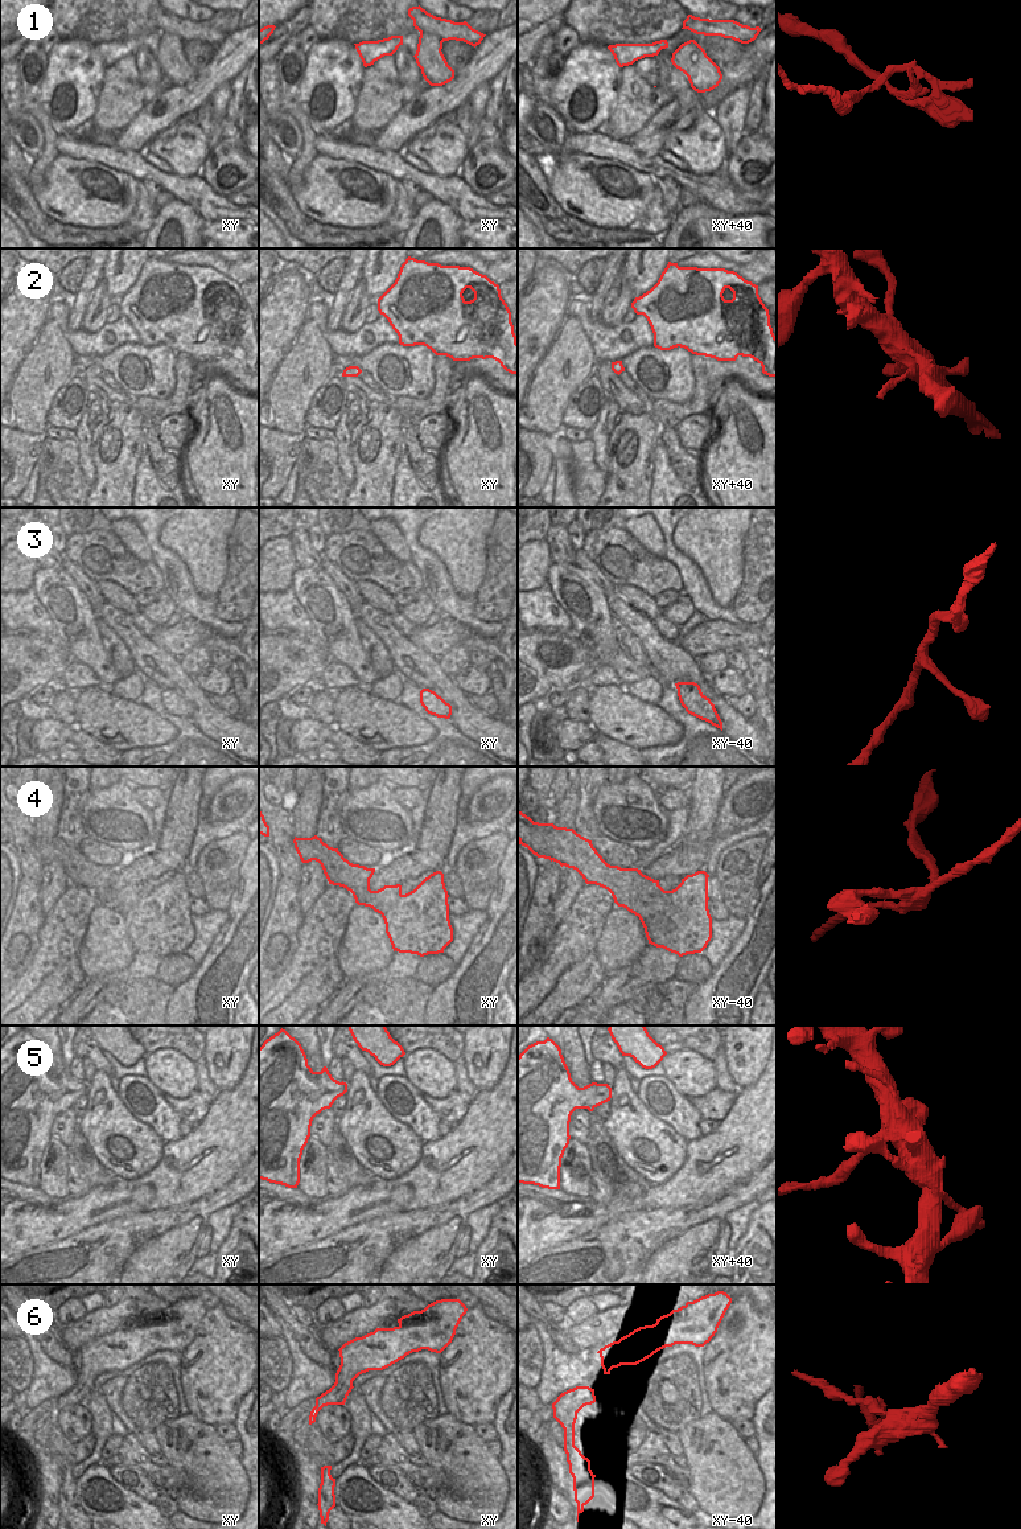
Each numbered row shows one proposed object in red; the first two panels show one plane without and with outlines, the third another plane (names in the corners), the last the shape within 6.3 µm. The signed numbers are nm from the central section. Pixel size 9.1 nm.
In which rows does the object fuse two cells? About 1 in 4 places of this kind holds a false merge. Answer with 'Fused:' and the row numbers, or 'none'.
Fused: 1, 4, 6

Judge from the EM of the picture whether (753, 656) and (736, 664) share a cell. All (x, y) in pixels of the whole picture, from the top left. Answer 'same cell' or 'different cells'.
different cells

